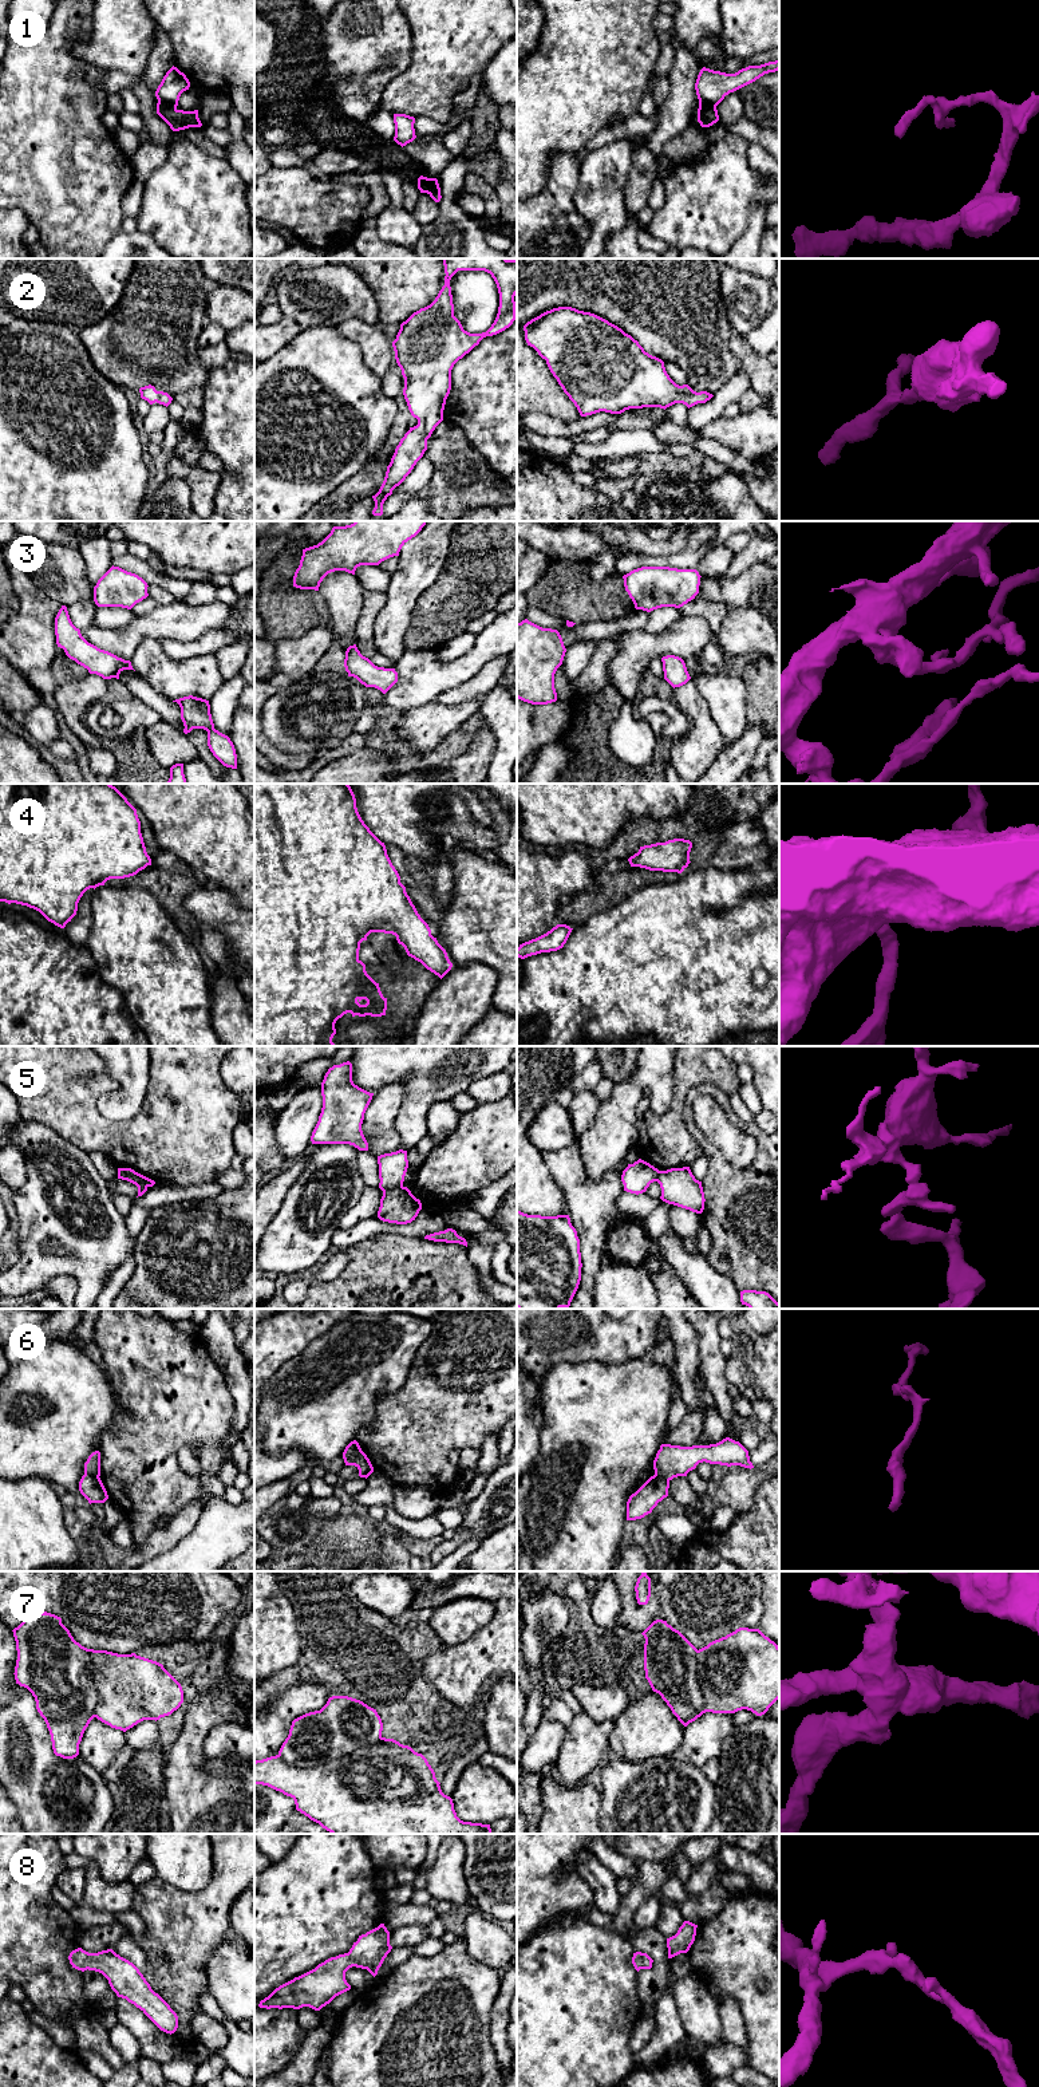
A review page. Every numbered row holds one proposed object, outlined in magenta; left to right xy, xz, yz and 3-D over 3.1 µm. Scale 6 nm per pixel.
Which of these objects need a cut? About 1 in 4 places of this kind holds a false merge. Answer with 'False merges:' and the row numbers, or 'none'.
False merges: 1, 5, 6, 7

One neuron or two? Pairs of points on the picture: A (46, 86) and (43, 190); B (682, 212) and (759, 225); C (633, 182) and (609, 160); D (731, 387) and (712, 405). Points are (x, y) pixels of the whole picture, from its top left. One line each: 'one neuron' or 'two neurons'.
A: one neuron
B: two neurons
C: two neurons
D: one neuron

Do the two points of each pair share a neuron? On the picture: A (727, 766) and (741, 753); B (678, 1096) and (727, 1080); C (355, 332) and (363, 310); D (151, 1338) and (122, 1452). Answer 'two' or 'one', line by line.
A: one
B: one
C: two
D: one

